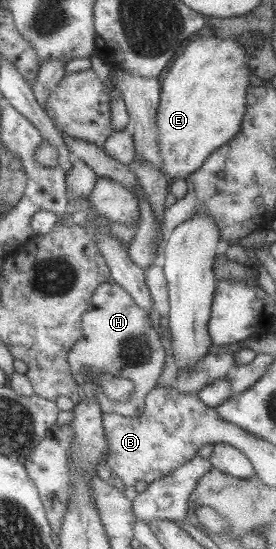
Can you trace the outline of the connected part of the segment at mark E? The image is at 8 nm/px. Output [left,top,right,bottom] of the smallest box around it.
[156,39,252,181]

